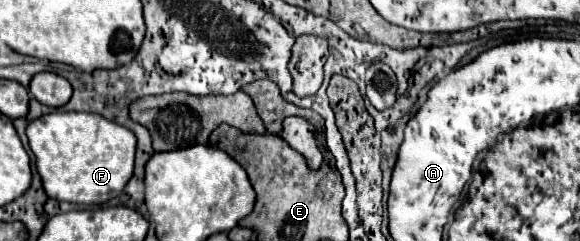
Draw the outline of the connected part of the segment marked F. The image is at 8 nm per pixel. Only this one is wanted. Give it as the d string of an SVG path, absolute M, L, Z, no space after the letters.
M51 112L27 126L29 146L37 156L37 168L49 198L73 204L105 204L121 194L133 176L135 134L91 112Z

